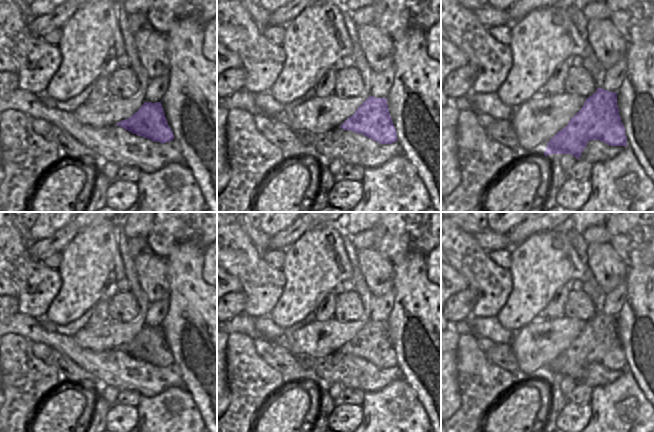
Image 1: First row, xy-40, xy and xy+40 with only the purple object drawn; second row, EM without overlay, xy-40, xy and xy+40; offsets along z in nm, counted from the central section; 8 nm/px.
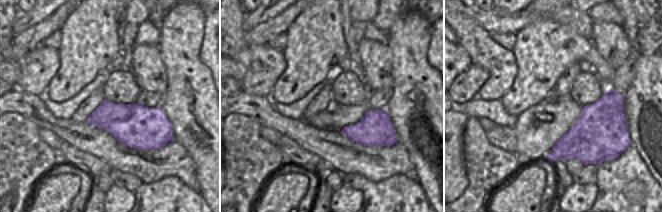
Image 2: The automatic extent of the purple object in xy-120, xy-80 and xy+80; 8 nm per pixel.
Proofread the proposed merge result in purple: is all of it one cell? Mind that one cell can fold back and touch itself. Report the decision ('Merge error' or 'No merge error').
Merge error

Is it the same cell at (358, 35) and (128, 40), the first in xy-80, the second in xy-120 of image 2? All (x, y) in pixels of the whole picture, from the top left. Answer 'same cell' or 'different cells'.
same cell

